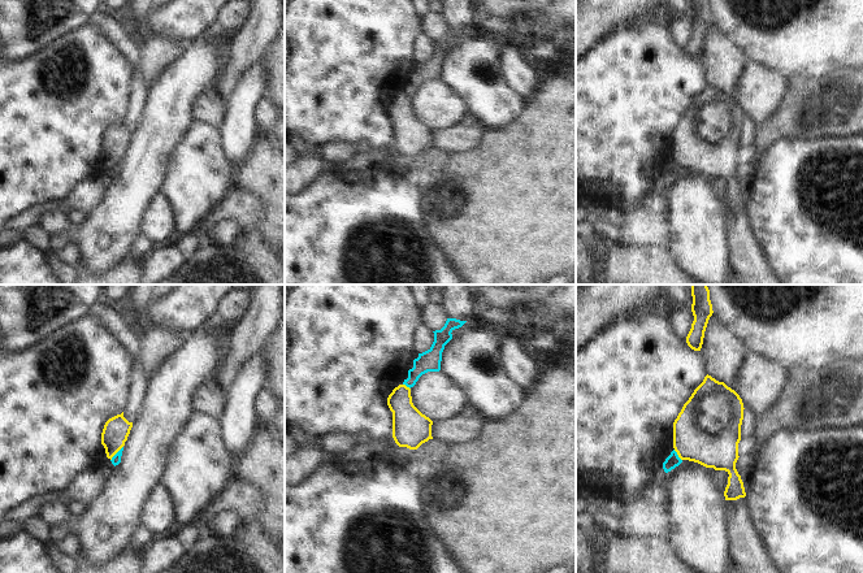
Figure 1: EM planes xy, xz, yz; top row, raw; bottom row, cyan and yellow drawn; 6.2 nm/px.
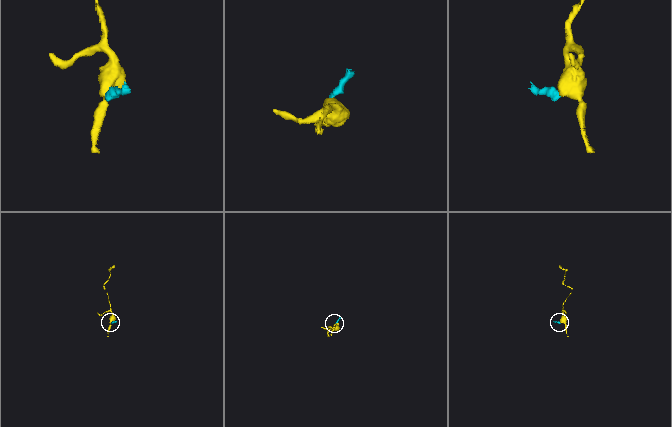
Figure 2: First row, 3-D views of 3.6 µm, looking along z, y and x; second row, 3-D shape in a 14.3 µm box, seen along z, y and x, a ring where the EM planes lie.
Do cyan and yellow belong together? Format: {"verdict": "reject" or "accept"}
{"verdict": "reject"}

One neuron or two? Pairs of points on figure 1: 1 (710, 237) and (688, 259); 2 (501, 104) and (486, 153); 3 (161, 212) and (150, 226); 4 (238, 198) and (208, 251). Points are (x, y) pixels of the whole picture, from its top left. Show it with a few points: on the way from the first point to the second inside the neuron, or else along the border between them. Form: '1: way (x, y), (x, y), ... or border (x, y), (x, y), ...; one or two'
1: way (705, 242), (693, 254); one
2: border (520, 112), (510, 124), (489, 130); two
3: way (159, 216), (154, 222); one
4: way (224, 211), (208, 225), (208, 237); one

